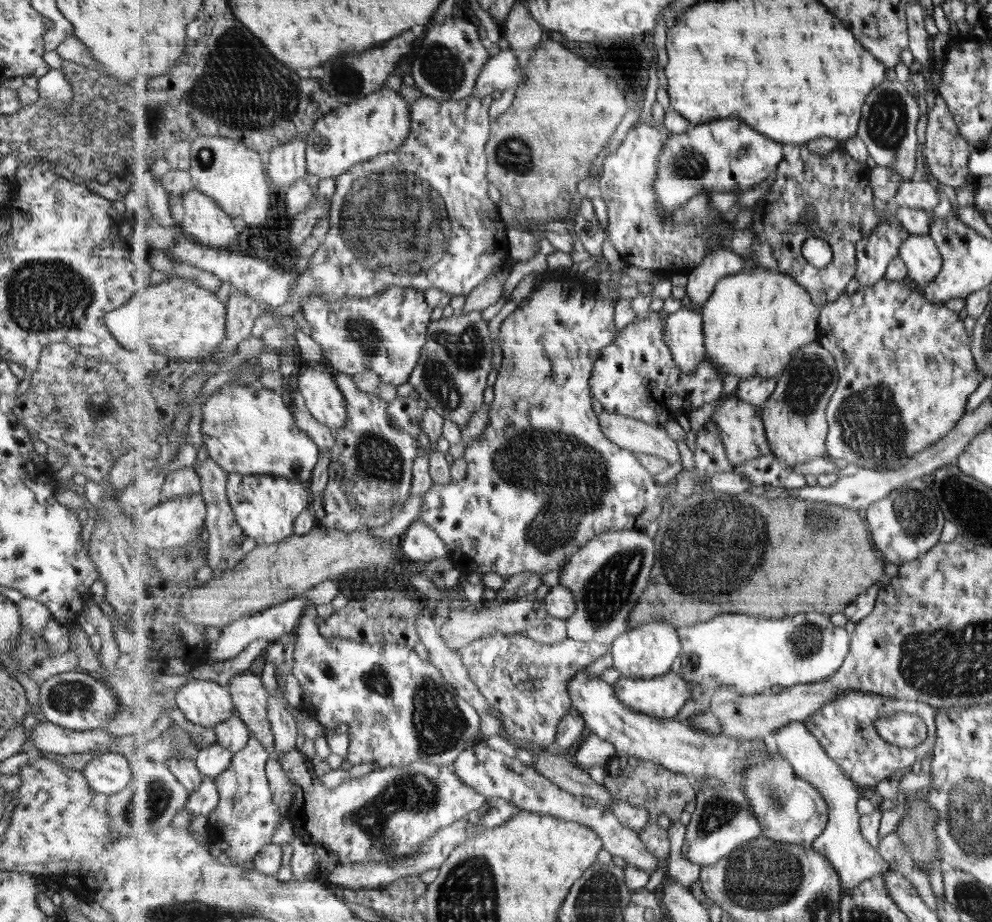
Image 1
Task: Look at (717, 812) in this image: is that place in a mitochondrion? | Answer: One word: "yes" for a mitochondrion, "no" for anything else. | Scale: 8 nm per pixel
yes

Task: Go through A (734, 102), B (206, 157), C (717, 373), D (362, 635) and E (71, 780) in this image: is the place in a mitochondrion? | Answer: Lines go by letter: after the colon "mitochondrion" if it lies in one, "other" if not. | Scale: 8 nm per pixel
A: other
B: mitochondrion
C: other
D: other
E: other

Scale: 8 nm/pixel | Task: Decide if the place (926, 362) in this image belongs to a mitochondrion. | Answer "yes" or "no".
no

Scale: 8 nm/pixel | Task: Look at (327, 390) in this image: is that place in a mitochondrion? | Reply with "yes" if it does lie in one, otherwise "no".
no

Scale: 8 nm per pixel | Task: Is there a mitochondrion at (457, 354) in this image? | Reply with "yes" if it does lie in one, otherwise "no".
yes

